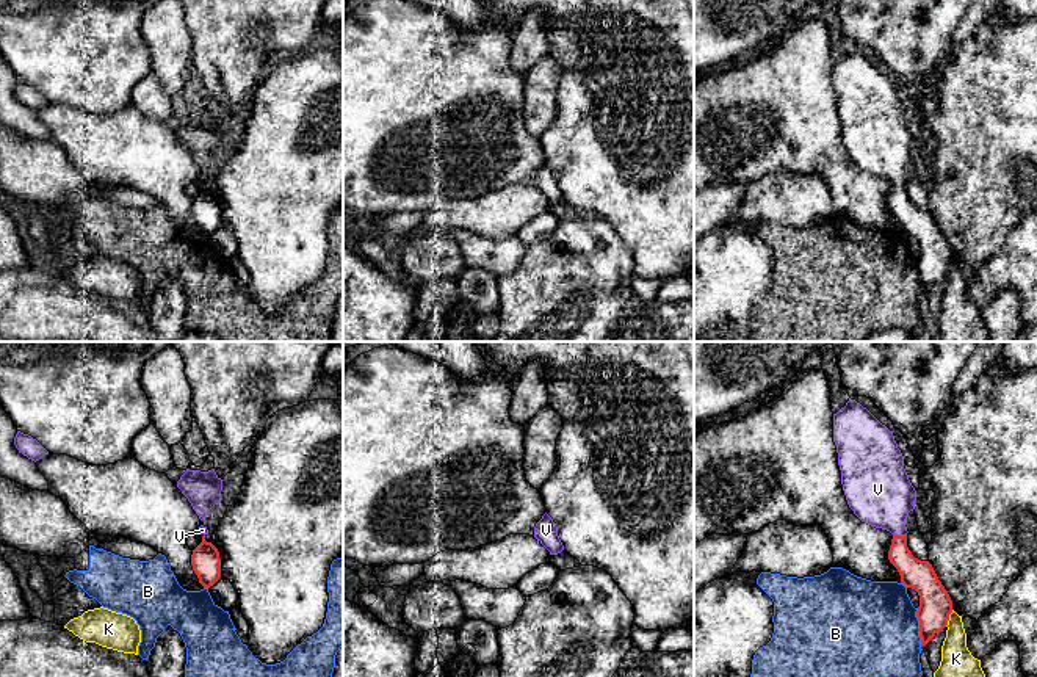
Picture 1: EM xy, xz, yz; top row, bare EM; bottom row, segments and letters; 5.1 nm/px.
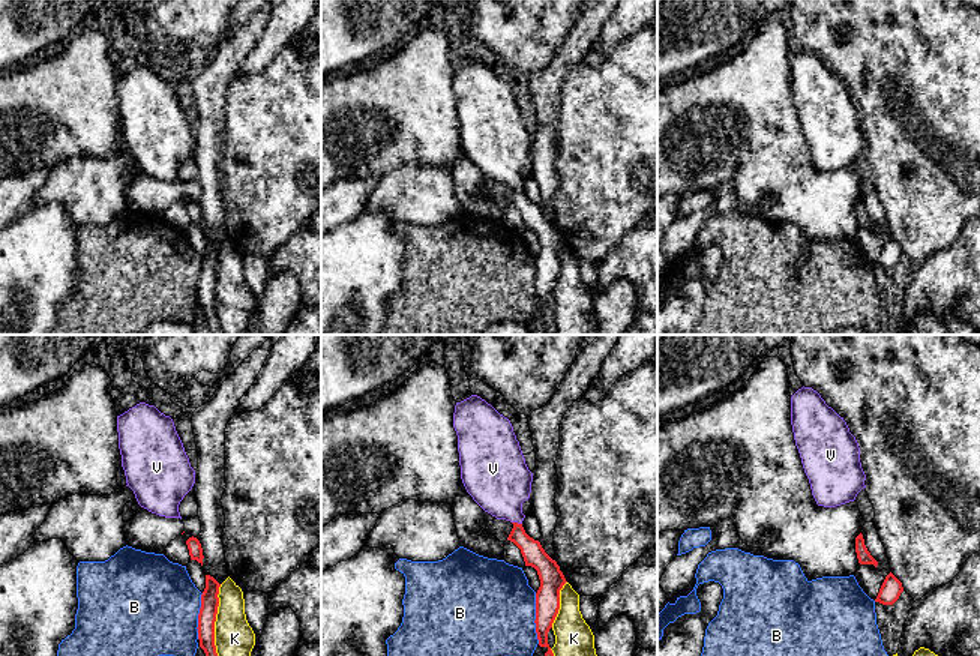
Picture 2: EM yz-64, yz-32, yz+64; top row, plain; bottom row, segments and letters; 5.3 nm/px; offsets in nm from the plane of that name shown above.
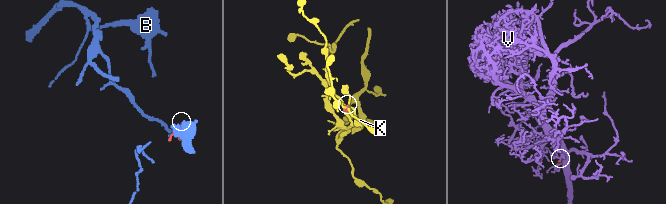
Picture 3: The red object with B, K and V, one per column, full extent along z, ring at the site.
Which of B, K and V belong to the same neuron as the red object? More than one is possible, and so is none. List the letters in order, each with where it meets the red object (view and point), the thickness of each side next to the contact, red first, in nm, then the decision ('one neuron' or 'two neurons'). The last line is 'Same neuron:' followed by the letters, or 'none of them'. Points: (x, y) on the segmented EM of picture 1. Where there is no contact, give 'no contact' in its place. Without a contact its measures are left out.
B: contact yz (920, 627); calibres 170 and 480 nm; two neurons
K: contact yz (948, 618); calibres 170 and 160 nm; two neurons
V: contact yz (899, 536); calibres 160 and 340 nm; one neuron
Same neuron: V

